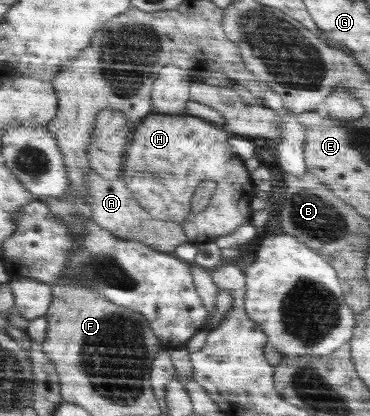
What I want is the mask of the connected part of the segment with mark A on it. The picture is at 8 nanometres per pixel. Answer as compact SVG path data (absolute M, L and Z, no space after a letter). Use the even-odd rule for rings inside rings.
M92 168L88 177L88 186L90 195L87 197L87 203L91 207L92 219L113 235L124 241L143 241L149 248L167 254L174 253L177 246L189 243L188 237L178 223L163 221L149 215L132 196L131 190L125 185L122 178L105 179Z

